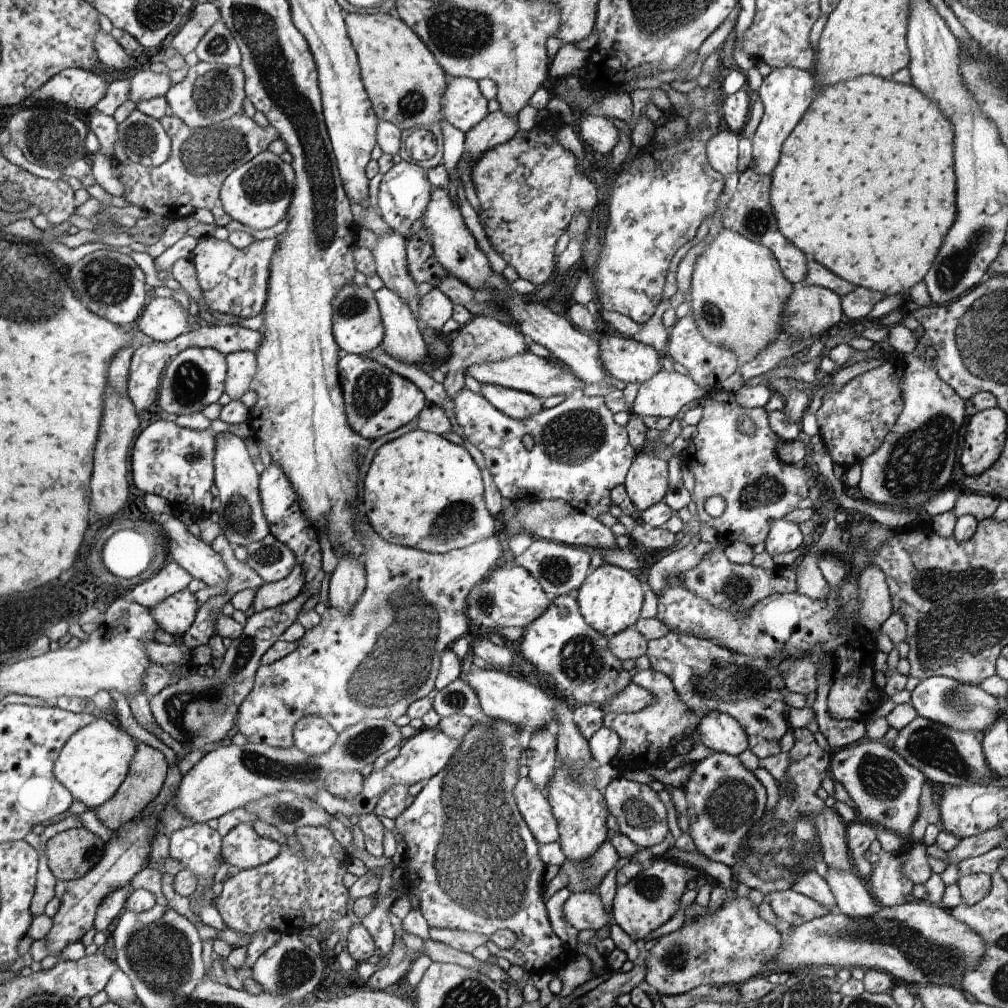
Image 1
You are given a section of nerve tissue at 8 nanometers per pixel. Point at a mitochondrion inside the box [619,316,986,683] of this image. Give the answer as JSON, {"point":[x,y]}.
{"point":[917,462]}

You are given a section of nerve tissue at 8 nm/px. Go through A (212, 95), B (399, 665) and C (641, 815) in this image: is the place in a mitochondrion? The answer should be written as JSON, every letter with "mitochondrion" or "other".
{"A":"mitochondrion","B":"mitochondrion","C":"mitochondrion"}

